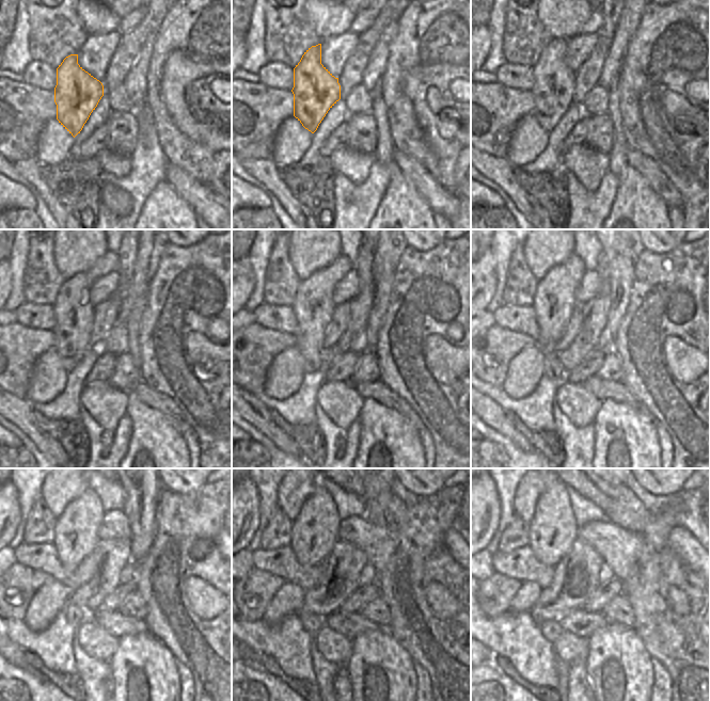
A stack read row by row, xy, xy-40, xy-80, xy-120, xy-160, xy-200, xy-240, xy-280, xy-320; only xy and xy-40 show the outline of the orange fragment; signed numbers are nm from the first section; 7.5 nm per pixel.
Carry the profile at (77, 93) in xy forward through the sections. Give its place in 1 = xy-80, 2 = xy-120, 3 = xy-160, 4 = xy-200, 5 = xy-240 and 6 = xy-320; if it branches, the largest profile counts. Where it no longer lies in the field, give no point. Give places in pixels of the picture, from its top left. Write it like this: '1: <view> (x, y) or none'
1: xy-80 (553, 82)
2: xy-120 (74, 312)
3: xy-160 (313, 306)
4: xy-200 (554, 301)
5: xy-240 (76, 536)
6: xy-320 (552, 530)

